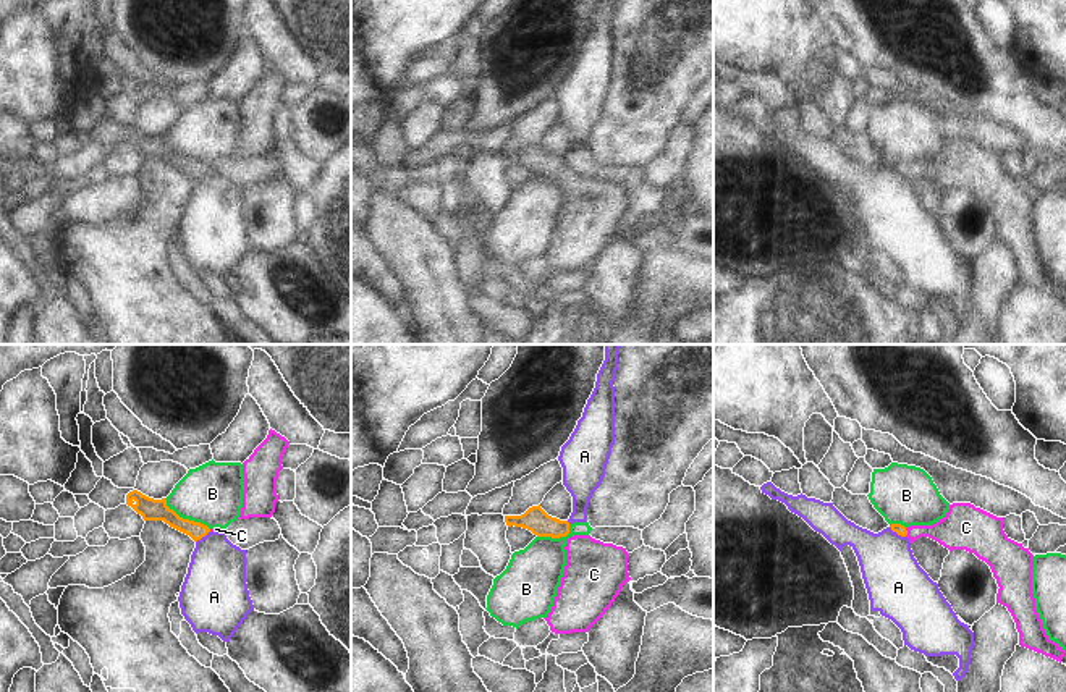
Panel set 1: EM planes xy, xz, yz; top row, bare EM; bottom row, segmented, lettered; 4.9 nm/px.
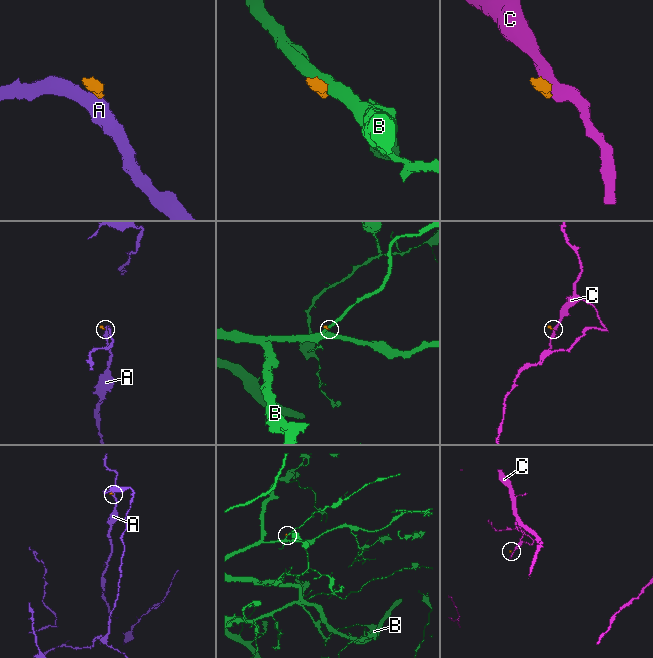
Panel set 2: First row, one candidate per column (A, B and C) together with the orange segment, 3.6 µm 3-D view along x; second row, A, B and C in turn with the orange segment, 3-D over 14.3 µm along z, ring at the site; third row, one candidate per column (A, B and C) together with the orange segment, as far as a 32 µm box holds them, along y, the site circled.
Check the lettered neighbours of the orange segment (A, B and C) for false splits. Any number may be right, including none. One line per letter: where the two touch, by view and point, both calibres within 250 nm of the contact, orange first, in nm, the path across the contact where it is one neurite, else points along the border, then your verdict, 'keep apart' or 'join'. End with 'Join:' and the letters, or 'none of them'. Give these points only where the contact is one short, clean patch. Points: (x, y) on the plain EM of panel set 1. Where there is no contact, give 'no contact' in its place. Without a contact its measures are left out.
A: meets orange in xy at (203, 173); 100 nm thick on the orange side, 300 nm on the other; border along xy (211, 168), (196, 180); keep apart
B: meets orange in xy at (185, 157); 110 nm thick on the orange side, 300 nm on the other; border along xy (164, 136), (180, 154), (199, 159), (209, 167); keep apart
C: meets orange in yz at (906, 170); 50 nm thick on the orange side, 190 nm on the other; runs through yz (900, 167), (906, 170), (956, 168); join
Join: C

